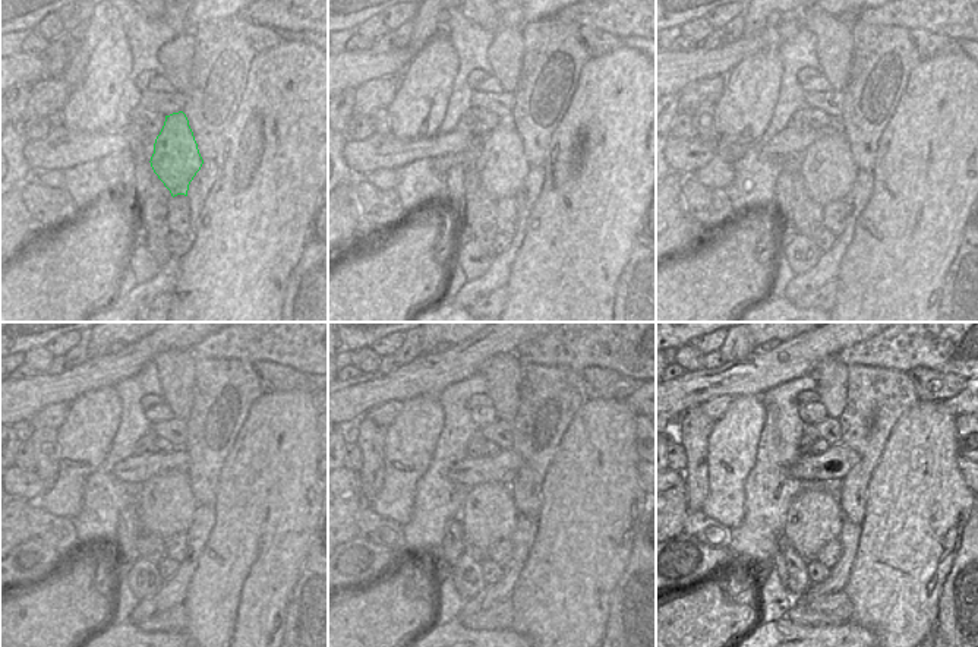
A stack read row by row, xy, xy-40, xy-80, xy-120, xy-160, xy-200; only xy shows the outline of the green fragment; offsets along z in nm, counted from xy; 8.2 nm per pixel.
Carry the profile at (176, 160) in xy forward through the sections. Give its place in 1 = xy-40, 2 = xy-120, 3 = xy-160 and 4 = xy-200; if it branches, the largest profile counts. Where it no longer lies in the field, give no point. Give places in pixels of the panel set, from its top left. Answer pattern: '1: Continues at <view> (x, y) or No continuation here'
1: Continues at xy-40 (501, 164)
2: Continues at xy-120 (166, 505)
3: Continues at xy-160 (488, 514)
4: Continues at xy-200 (814, 518)

